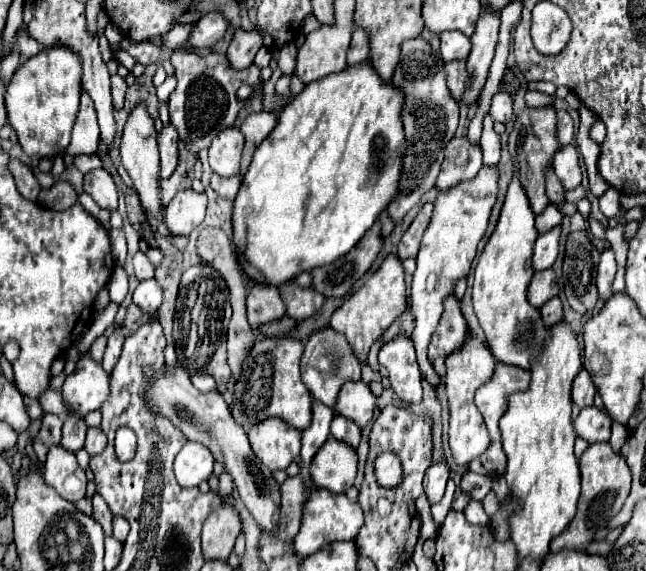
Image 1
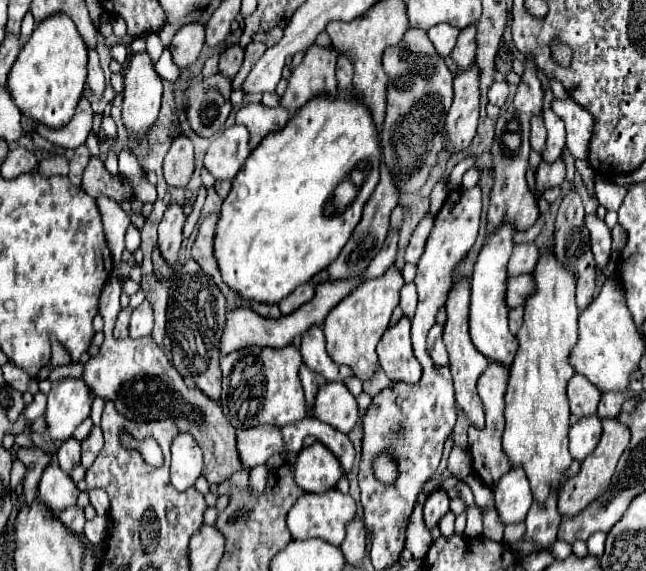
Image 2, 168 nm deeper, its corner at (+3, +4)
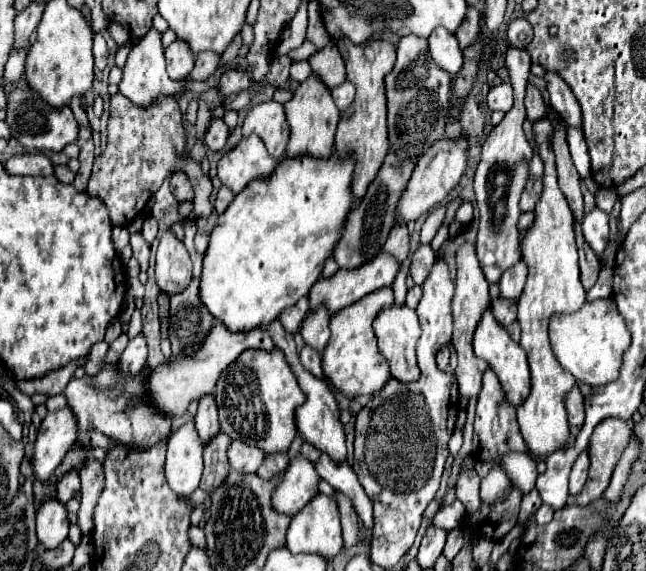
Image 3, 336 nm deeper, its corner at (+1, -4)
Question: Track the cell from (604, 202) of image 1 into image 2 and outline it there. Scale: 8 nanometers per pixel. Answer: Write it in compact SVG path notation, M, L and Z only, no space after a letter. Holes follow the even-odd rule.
M596 177L596 197L598 197L598 203L604 205L608 211L618 211L620 209L620 203L622 203L626 191L628 191L626 187L618 187L618 185L606 183L606 181Z

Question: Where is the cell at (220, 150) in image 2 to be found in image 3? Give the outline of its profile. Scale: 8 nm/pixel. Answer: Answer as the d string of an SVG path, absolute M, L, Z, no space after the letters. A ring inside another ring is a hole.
M252 135L218 161L218 177L232 193L240 193L250 181L270 177L276 165L278 161L268 155L260 137Z

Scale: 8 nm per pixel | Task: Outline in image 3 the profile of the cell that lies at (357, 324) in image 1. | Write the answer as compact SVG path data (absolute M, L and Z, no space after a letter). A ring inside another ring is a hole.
M382 287L374 293L368 293L366 297L356 301L352 307L344 307L344 309L336 311L330 319L332 337L330 337L328 345L324 347L322 371L324 371L326 379L350 399L354 399L358 395L378 393L390 377L388 363L378 353L376 335L372 331L372 321L376 319L376 315L380 313L382 307L390 307L392 303L394 303L392 287Z

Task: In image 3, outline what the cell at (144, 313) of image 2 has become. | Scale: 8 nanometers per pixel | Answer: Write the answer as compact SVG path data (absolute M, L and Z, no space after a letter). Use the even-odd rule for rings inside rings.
M140 333L136 339L132 339L126 347L126 351L122 353L122 357L118 359L116 367L126 373L126 375L138 375L142 369L144 369L144 363L146 363L146 353L148 353L148 347L146 347L146 339L144 335Z

